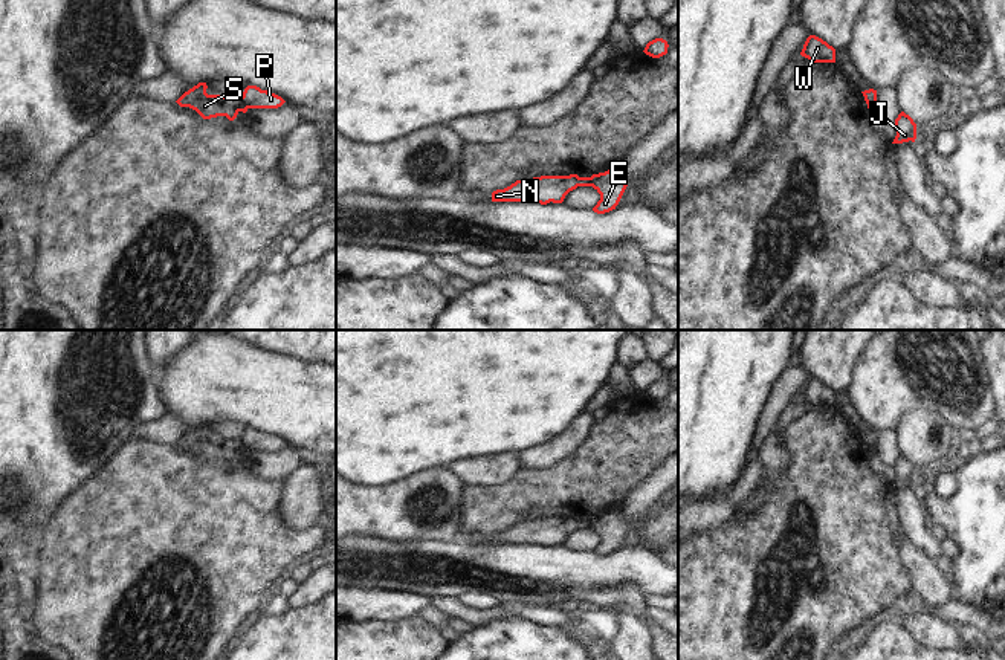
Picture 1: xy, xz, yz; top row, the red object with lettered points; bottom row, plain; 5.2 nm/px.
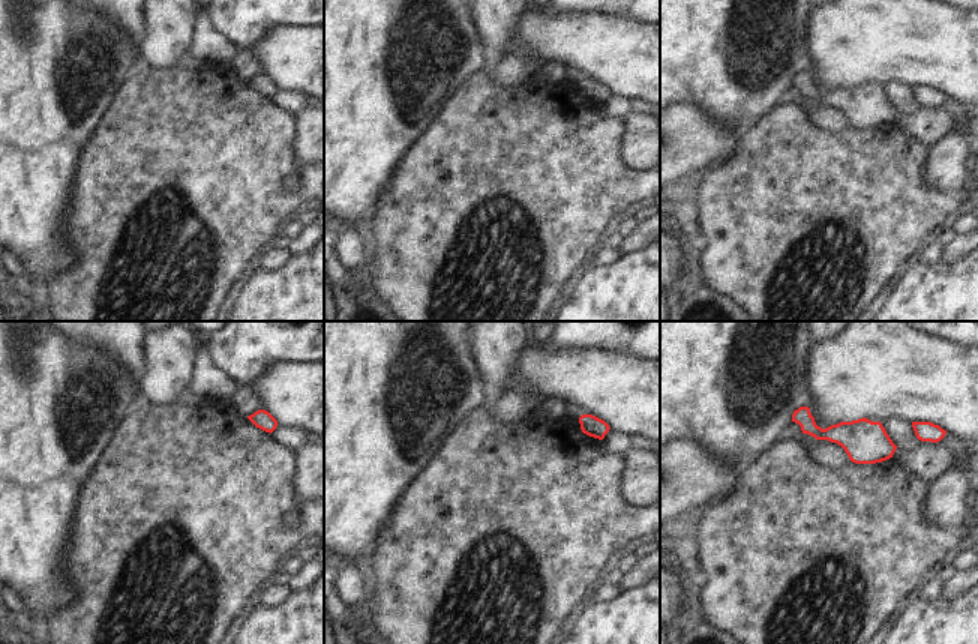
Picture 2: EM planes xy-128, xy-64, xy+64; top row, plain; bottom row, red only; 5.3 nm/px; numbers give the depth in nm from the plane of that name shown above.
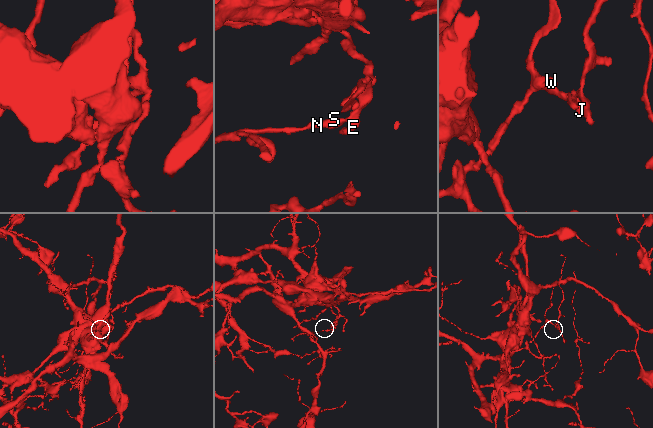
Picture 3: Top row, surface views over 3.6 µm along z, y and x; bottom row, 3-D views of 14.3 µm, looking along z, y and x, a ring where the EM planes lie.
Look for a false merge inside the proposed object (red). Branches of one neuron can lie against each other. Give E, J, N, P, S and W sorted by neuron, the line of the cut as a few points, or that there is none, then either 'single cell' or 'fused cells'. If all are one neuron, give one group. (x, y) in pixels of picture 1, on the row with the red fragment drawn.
E J P W / N S; cut in xy along (240, 97), (248, 107); fused cells

